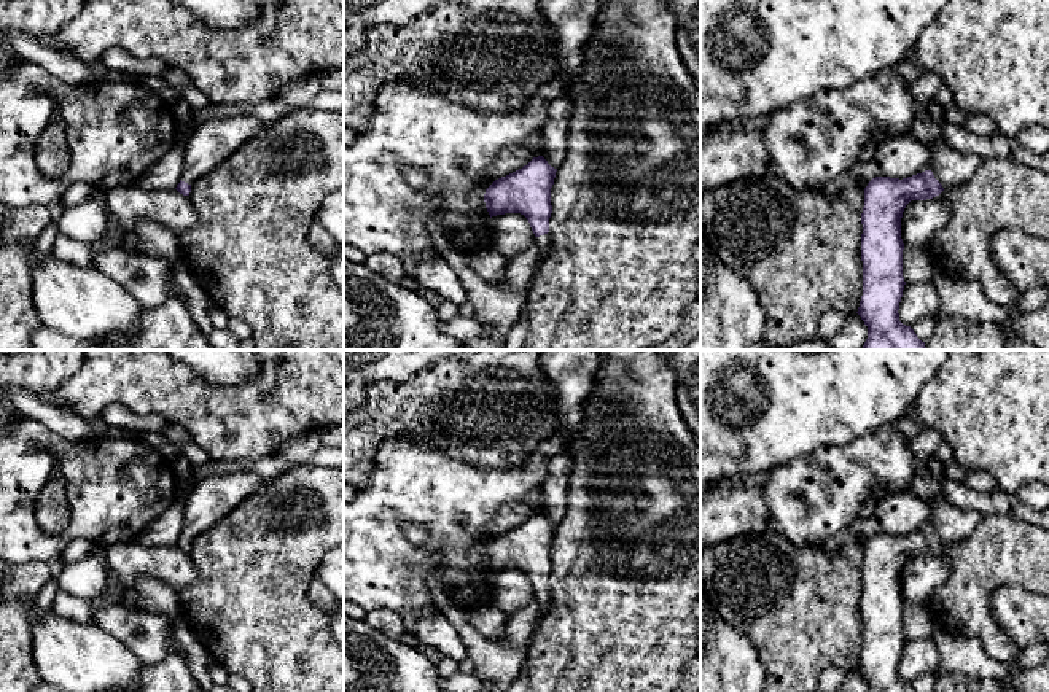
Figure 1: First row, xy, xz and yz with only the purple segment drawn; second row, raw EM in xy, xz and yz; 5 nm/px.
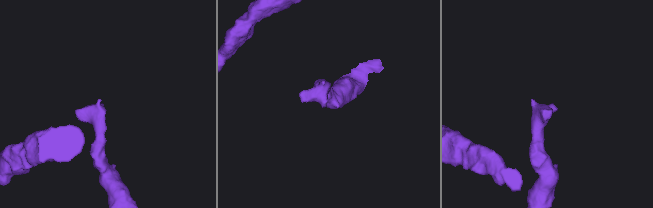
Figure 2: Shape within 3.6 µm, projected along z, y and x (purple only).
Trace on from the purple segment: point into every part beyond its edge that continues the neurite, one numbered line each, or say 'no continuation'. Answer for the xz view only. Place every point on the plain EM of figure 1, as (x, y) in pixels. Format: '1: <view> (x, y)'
1: xz (543, 598)

